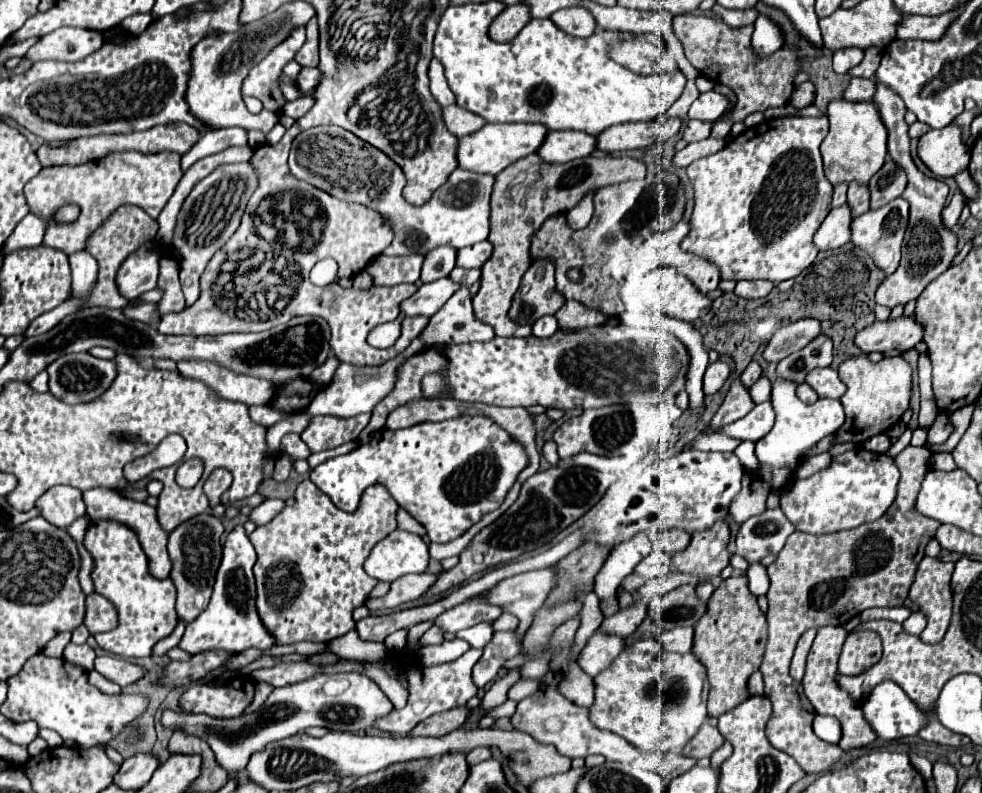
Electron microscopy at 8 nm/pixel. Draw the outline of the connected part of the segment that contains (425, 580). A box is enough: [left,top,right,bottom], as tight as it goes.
[366,573,434,613]

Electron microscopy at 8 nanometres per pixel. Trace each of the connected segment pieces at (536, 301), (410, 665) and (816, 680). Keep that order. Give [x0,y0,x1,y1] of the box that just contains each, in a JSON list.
[[508,259,564,325],[376,649,480,735],[802,625,876,751]]

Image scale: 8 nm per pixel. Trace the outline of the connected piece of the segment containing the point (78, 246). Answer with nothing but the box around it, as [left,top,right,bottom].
[24,151,182,255]

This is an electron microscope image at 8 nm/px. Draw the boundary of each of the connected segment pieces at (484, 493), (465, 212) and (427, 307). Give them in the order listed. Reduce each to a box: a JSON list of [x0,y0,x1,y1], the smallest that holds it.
[[310,415,528,543],[288,127,492,256],[400,277,458,317]]

